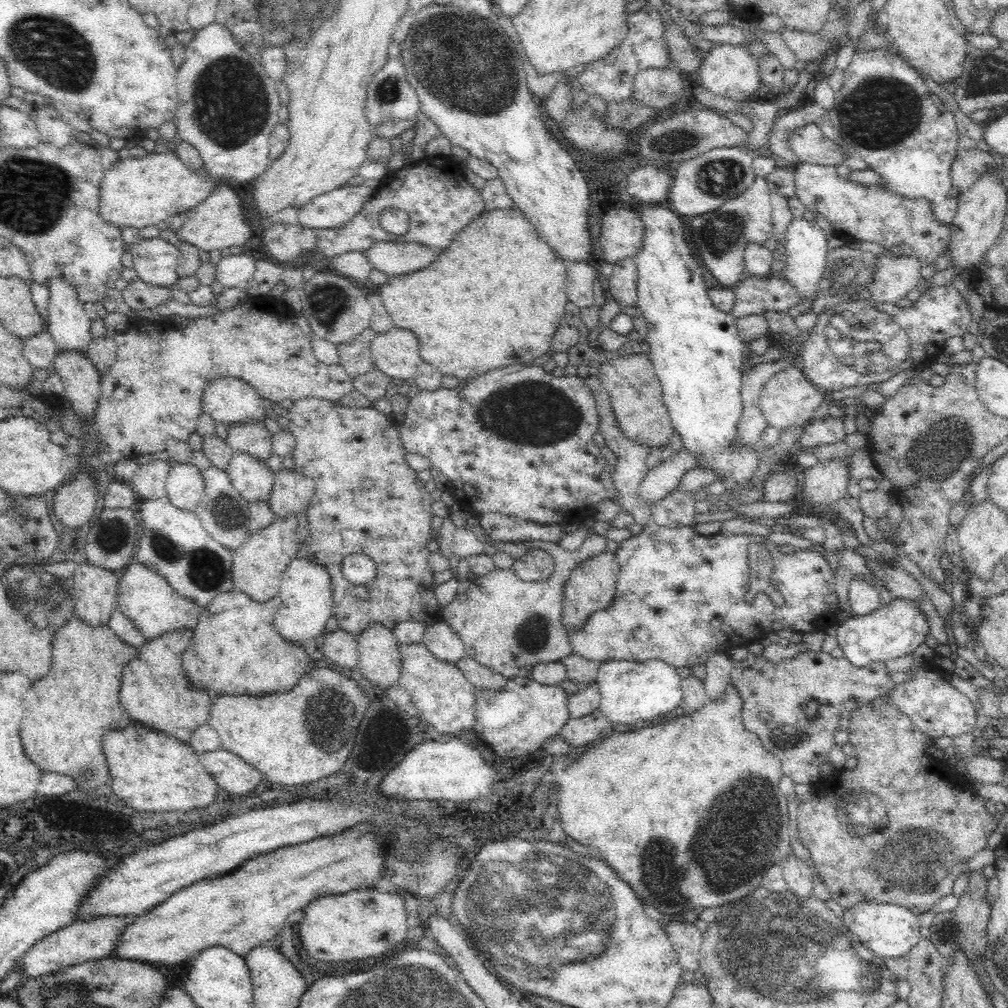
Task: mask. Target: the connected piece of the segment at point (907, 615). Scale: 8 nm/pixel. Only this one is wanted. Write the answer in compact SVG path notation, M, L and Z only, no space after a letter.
M892 598L889 604L881 605L870 614L853 616L843 623L838 623L836 632L842 656L857 668L864 668L864 665L876 661L885 662L912 654L920 644L925 643L926 636L930 634L930 624L918 601Z

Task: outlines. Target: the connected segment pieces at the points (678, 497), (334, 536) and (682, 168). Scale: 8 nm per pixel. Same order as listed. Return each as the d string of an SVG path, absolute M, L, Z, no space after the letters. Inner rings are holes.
M674 489L651 506L651 522L660 527L679 528L692 524L694 514L692 493Z
M304 398L293 403L287 414L290 432L295 436L295 470L315 483L313 497L306 508L310 524L310 537L306 540L307 559L314 564L324 565L330 574L334 603L332 610L339 628L358 636L370 623L380 623L391 631L402 621L424 621L428 625L436 623L432 616L440 608L434 596L434 571L431 571L427 562L431 553L428 549L432 540L431 520L436 514L432 508L434 501L424 487L425 482L418 478L416 471L404 459L407 451L396 421L373 406L346 408L340 402L318 398ZM350 553L364 553L376 563L378 576L370 584L354 585L343 577L341 562Z
M720 147L682 161L674 167L672 187L666 203L679 215L689 217L716 210L726 200L736 198L752 186L756 176L752 168L753 158L740 147Z

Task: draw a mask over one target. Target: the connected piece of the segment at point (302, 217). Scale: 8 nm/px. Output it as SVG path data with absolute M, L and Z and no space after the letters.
M342 186L312 198L297 210L299 224L306 228L343 227L374 192L366 186Z

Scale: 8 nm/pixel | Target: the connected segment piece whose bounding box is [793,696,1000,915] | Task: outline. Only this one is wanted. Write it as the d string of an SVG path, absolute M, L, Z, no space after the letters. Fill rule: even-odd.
M876 697L874 700L868 701L866 704L858 705L854 710L849 711L849 730L848 730L848 738L850 744L854 747L854 750L856 752L855 757L857 758L857 764L852 770L835 770L834 774L828 777L819 777L819 779L813 784L816 792L814 796L809 799L809 797L805 800L799 800L800 796L796 798L796 802L798 803L797 808L797 830L795 833L793 833L793 836L800 839L800 842L804 844L807 848L810 848L810 854L812 857L812 860L814 861L814 864L816 865L816 871L818 871L820 881L826 885L826 889L828 889L828 892L830 893L831 899L836 901L839 905L846 908L852 908L852 906L855 906L858 904L858 902L876 902L878 904L898 904L899 906L902 906L904 908L908 908L913 914L920 915L921 913L926 913L930 911L933 908L933 905L937 904L939 902L939 899L946 895L952 895L953 894L953 885L954 882L958 879L958 877L962 877L963 869L965 868L965 865L967 864L967 861L970 860L970 858L974 857L980 850L986 848L986 839L988 836L996 829L998 820L1000 820L1000 814L996 814L996 820L993 820L991 816L989 816L989 812L987 811L987 807L985 802L977 795L972 792L972 790L968 790L966 786L962 786L962 782L958 780L958 776L954 774L954 772L946 772L946 776L942 776L944 774L944 768L942 766L938 766L936 764L936 760L934 758L928 758L928 755L925 753L925 745L926 744L933 744L932 737L924 734L924 732L920 731L916 725L914 725L914 722L912 722L912 719L908 717L908 715L902 713L896 705L892 705L892 703L888 703L888 699L886 697Z

